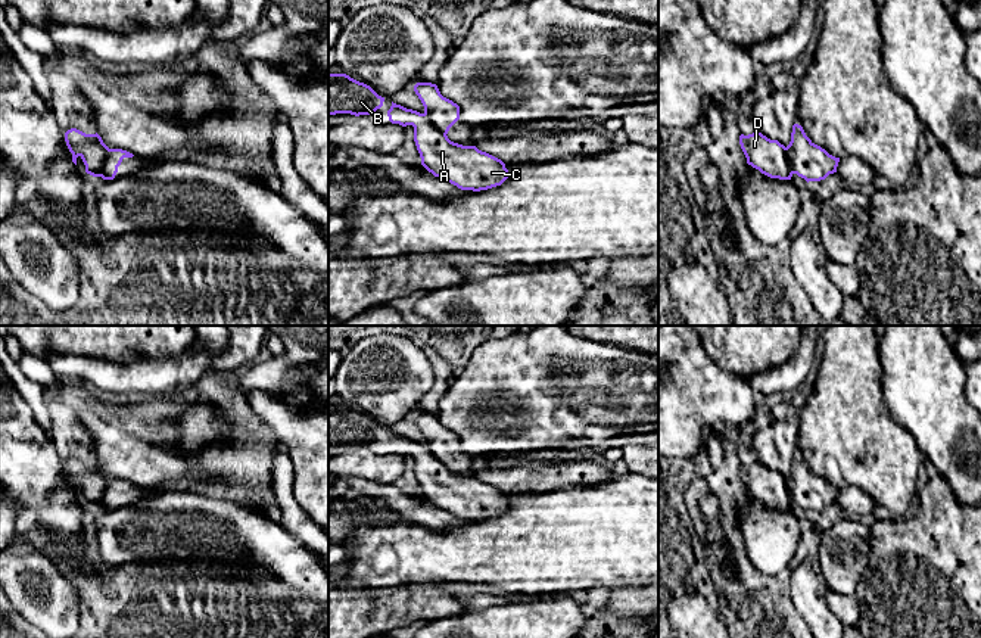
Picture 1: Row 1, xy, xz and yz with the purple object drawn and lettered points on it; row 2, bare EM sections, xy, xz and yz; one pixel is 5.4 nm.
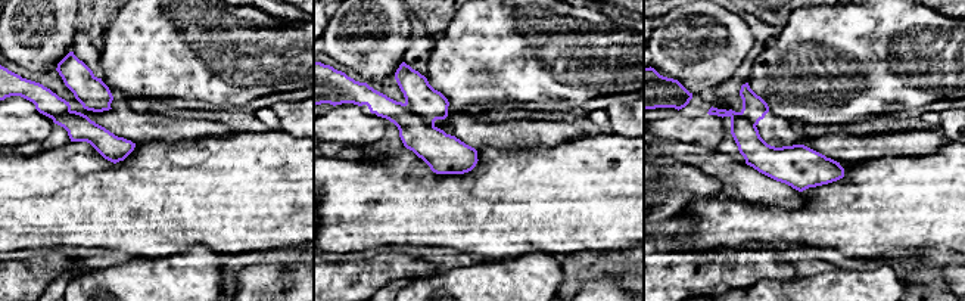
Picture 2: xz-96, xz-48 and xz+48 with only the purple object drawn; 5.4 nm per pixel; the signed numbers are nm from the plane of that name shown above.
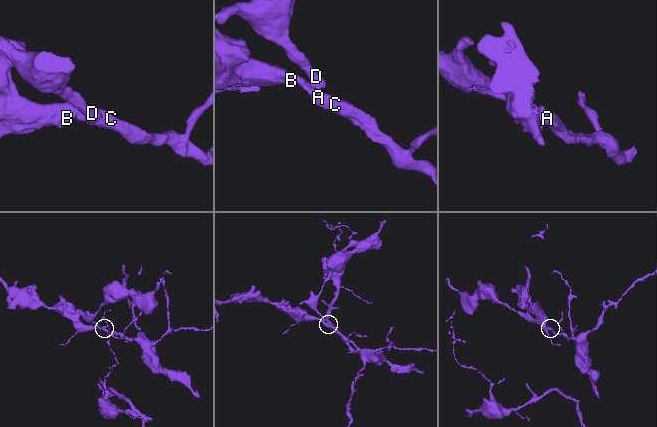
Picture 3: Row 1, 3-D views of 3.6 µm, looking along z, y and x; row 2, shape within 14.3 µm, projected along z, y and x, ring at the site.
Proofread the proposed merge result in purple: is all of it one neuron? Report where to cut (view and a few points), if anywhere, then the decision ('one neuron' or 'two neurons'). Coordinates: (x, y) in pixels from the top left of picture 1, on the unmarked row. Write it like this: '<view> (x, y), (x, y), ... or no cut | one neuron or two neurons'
xy (109, 479), (99, 506) | two neurons

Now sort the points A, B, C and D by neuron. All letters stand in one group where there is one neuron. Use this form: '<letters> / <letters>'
A B C / D

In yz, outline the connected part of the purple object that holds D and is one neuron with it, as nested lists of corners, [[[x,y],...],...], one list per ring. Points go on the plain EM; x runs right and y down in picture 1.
[[[762,463],[739,466],[741,479],[747,494],[770,508],[791,510],[792,499],[788,491],[787,477],[778,470],[770,470]]]

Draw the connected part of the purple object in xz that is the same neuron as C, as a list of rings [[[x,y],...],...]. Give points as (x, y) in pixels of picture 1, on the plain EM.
[[[392,432],[387,446],[392,454],[414,457],[421,495],[435,507],[461,520],[473,522],[501,516],[508,508],[508,499],[501,489],[476,476],[451,472],[446,464],[424,449],[424,444]]]

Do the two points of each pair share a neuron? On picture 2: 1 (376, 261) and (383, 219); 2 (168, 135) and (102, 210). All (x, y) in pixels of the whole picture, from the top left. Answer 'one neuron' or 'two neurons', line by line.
1: two neurons
2: two neurons

